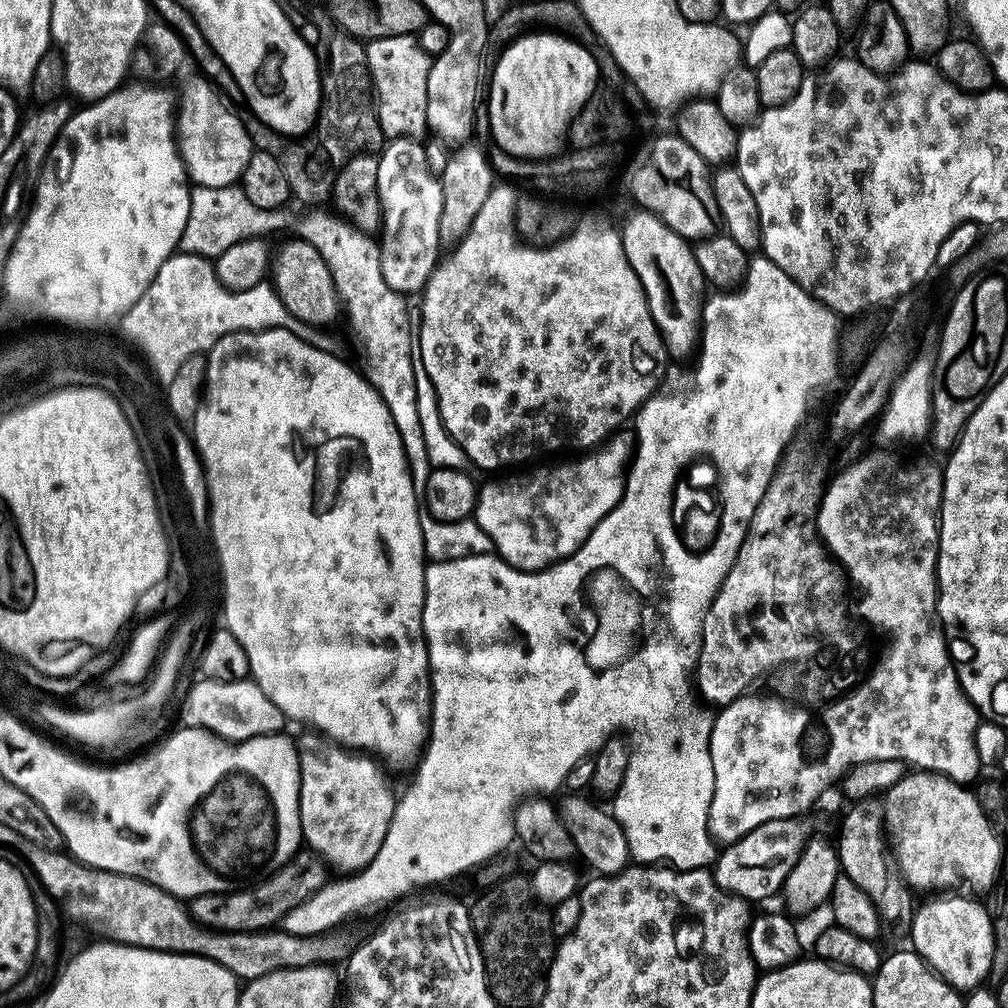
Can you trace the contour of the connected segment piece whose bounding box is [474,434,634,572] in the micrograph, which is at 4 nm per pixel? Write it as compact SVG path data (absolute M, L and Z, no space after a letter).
M616 434L607 442L598 448L593 448L581 455L579 458L568 458L565 464L548 464L545 468L533 467L531 470L520 470L517 476L508 476L512 474L504 474L501 480L492 480L489 484L481 483L476 494L476 510L474 513L474 522L482 530L486 530L486 534L490 534L492 546L495 555L499 556L510 566L514 566L523 572L540 572L543 568L551 568L558 561L566 559L568 556L574 555L578 551L581 544L586 542L586 538L594 530L594 526L598 526L598 522L602 522L602 518L606 518L606 514L610 514L610 510L614 510L614 506L618 506L618 502L624 493L624 477L627 473L629 463L634 455L634 444L631 439L623 440L623 435Z

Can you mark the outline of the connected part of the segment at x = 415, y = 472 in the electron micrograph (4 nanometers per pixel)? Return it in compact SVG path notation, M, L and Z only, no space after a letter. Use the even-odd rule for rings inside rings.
M196 186L190 198L190 218L186 218L186 230L182 230L179 251L195 256L215 258L230 246L244 240L263 237L263 232L276 232L279 228L293 228L299 239L310 242L322 254L330 274L334 278L336 292L340 296L343 315L348 315L348 324L364 351L366 378L378 390L390 410L394 426L402 438L406 450L406 462L417 490L426 486L433 466L426 454L426 442L422 438L422 422L418 422L418 402L414 386L414 320L408 317L408 304L403 295L386 286L382 278L382 266L378 244L351 220L335 211L308 210L304 217L288 212L287 207L262 210L246 198L243 187Z

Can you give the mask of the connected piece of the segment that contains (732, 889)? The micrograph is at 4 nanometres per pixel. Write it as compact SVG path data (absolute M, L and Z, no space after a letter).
M802 818L775 819L755 827L738 842L727 845L714 862L712 873L715 882L724 892L734 893L755 904L776 895L783 889L790 870L804 852L811 834Z

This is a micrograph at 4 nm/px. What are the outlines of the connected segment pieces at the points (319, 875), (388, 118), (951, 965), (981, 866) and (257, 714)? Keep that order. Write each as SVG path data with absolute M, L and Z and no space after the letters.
M301 850L292 857L289 864L284 864L271 876L261 879L255 887L241 887L244 888L241 892L229 890L195 896L190 902L190 911L196 923L203 924L205 928L215 928L217 932L259 932L275 925L272 924L275 920L276 923L283 921L285 914L298 906L298 902L310 898L310 894L323 888L329 883L328 875L328 865L315 852Z
M410 35L380 36L369 41L365 48L376 113L384 136L387 139L395 139L398 136L423 137L422 134L428 130L426 83L433 57L424 51L416 36Z
M944 894L933 904L924 904L915 909L910 939L911 947L933 968L940 977L957 990L975 990L985 983L992 974L992 955L994 954L994 934L992 918L987 907L979 904L979 899L968 894Z
M912 770L893 788L883 793L882 803L884 826L890 837L890 852L899 875L908 883L909 888L917 893L944 888L940 890L967 890L972 894L980 894L976 892L987 893L995 885L1005 863L1004 848L988 821L991 820L989 813L984 811L971 787L938 772Z
M197 679L182 706L181 723L190 728L206 728L220 739L232 743L249 740L252 737L275 735L283 731L286 718L278 706L262 693L253 680L238 682L218 682L217 680Z

